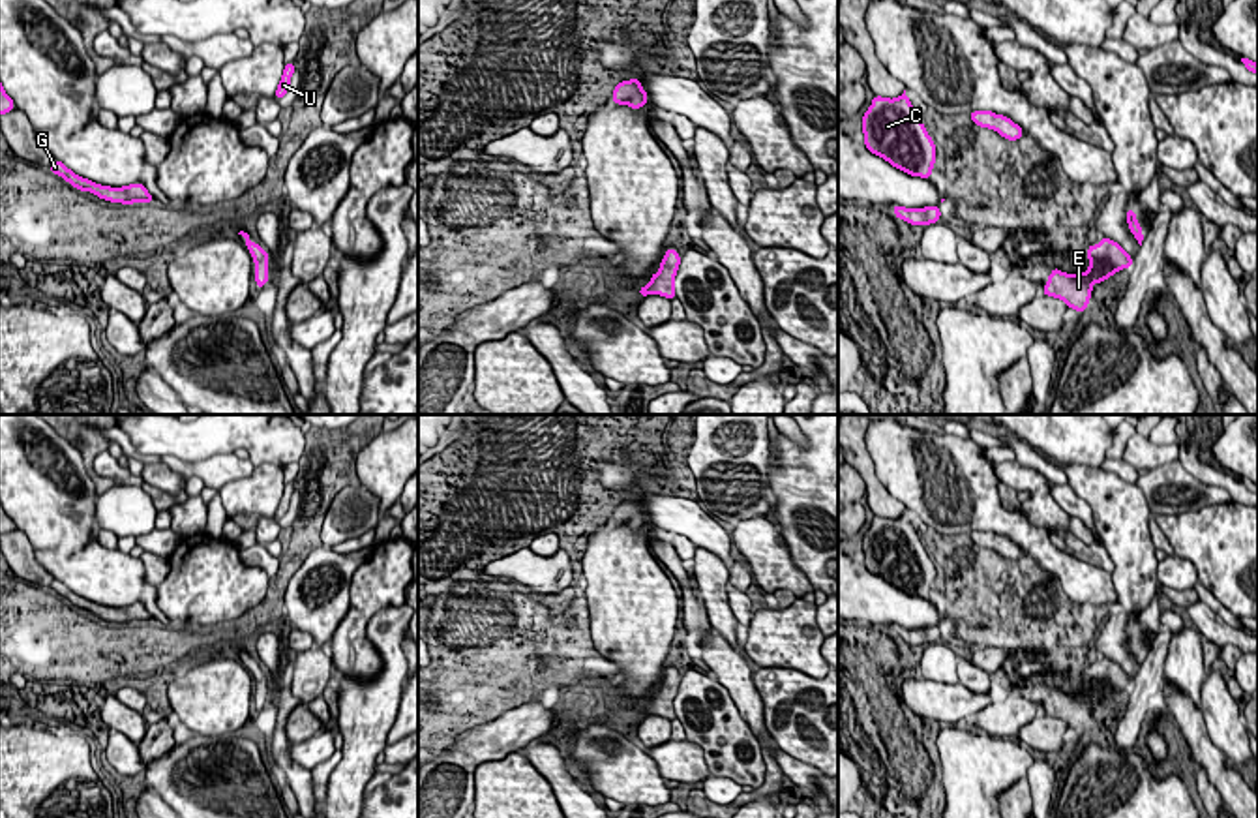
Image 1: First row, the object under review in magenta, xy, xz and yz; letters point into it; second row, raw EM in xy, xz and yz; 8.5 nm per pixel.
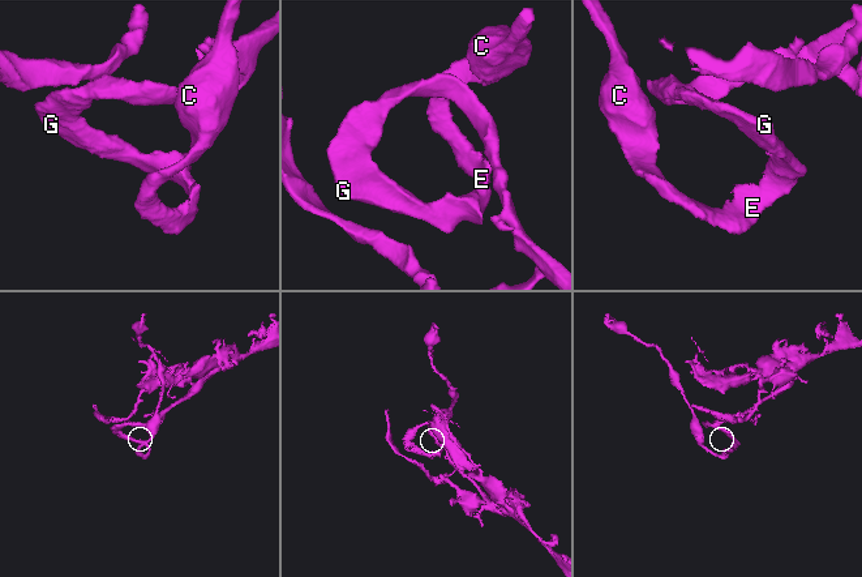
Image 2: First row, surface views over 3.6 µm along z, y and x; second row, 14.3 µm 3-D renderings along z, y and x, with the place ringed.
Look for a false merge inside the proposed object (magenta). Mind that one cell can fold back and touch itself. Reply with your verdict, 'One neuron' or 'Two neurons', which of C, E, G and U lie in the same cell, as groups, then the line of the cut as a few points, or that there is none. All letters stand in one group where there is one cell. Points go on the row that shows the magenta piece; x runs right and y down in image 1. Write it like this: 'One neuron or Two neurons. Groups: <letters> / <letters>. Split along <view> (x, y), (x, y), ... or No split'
One neuron. Groups: C E G U. No split

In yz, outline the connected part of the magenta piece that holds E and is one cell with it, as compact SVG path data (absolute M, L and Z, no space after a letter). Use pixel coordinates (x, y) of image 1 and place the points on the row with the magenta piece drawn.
M1102 236L1101 244L1087 246L1087 259L1089 268L1082 274L1065 274L1052 268L1042 295L1059 298L1076 311L1086 311L1095 281L1101 283L1121 268L1132 266L1132 257L1108 236Z

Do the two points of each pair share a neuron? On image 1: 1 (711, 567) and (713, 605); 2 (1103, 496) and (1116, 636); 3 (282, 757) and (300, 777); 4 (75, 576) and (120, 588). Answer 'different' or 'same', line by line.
1: same
2: same
3: same
4: same

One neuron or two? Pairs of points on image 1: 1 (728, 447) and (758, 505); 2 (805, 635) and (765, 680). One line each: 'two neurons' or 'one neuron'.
1: one neuron
2: two neurons

